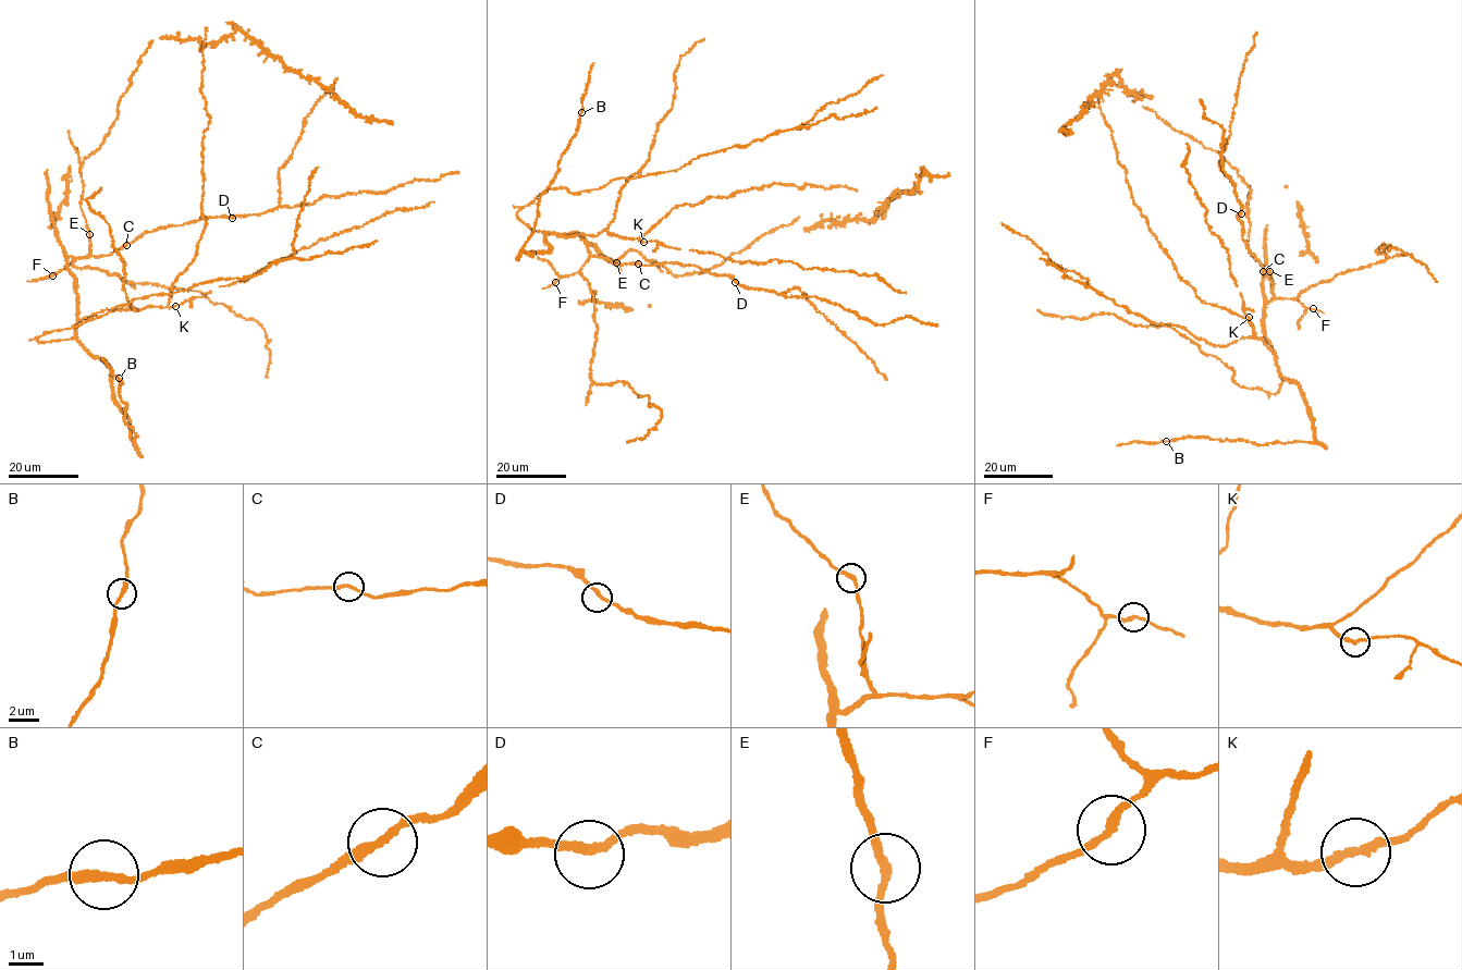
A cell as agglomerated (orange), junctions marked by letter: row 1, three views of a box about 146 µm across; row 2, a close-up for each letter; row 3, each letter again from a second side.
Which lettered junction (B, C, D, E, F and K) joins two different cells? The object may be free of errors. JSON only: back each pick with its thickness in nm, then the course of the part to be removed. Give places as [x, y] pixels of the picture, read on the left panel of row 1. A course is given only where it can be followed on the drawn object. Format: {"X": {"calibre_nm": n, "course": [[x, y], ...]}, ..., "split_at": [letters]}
{"split_at": []}

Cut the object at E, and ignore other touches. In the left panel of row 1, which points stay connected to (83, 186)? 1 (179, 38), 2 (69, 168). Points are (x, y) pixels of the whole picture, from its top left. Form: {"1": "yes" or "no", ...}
{"1": "no", "2": "no"}

